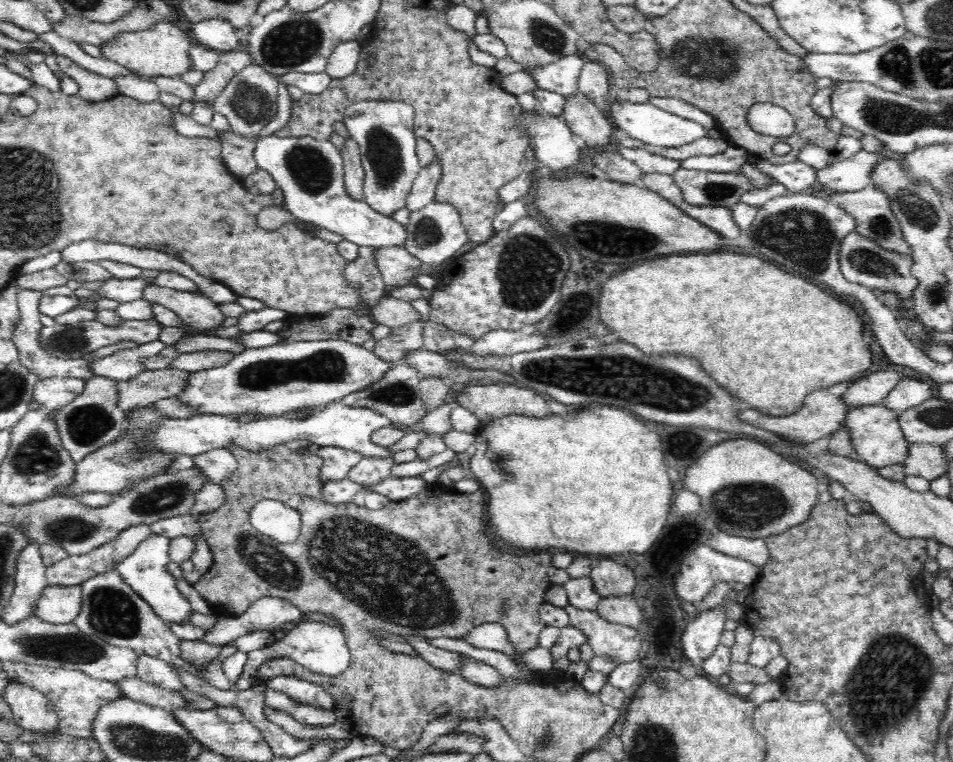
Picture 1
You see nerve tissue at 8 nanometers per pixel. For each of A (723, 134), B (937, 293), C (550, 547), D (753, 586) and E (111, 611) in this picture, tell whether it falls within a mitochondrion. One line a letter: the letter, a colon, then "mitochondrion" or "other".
A: other
B: mitochondrion
C: other
D: other
E: mitochondrion

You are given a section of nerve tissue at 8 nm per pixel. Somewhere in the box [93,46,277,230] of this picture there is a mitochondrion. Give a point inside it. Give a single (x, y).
(250, 103)

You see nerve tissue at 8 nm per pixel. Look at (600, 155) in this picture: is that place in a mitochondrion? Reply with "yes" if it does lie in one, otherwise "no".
no

